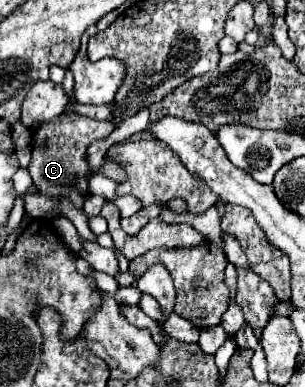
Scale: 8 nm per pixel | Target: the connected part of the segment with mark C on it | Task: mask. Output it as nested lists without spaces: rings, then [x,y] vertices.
[[[62,113],[60,117],[56,117],[56,121],[48,121],[42,123],[34,133],[32,133],[32,159],[28,165],[28,173],[34,181],[34,187],[38,193],[48,195],[48,197],[56,197],[56,199],[70,199],[72,205],[76,209],[82,209],[84,201],[90,197],[90,179],[100,173],[104,177],[114,179],[116,183],[124,183],[128,179],[128,175],[124,173],[124,165],[120,165],[118,161],[112,161],[112,157],[104,155],[104,161],[98,169],[94,169],[88,163],[88,145],[92,141],[100,141],[104,137],[108,137],[114,131],[112,121],[94,121],[88,117],[82,117],[78,113]]]

